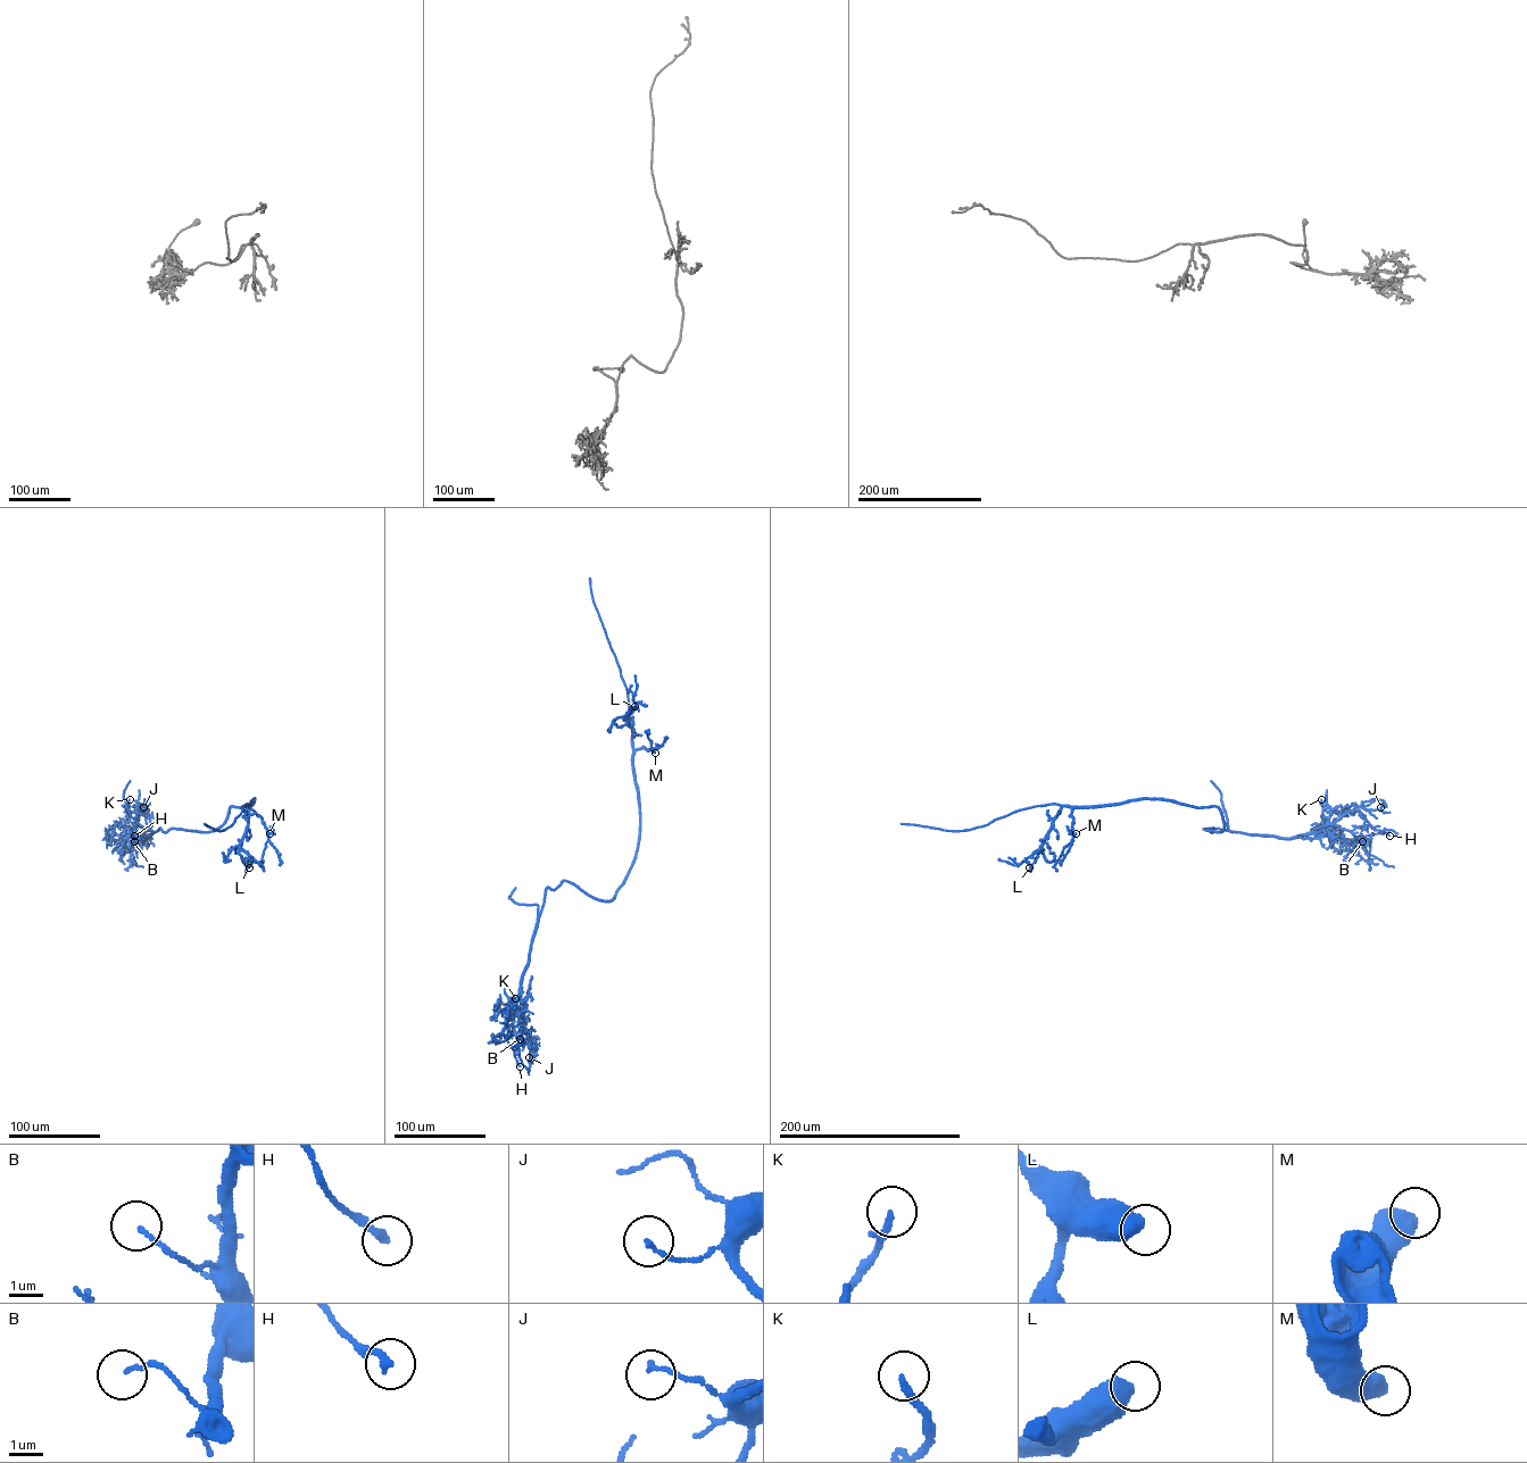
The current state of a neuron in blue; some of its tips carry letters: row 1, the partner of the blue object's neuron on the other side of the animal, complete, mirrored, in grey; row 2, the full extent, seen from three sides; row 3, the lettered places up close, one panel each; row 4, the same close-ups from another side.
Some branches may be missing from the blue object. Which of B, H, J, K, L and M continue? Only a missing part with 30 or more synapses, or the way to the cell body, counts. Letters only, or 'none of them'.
none of them

